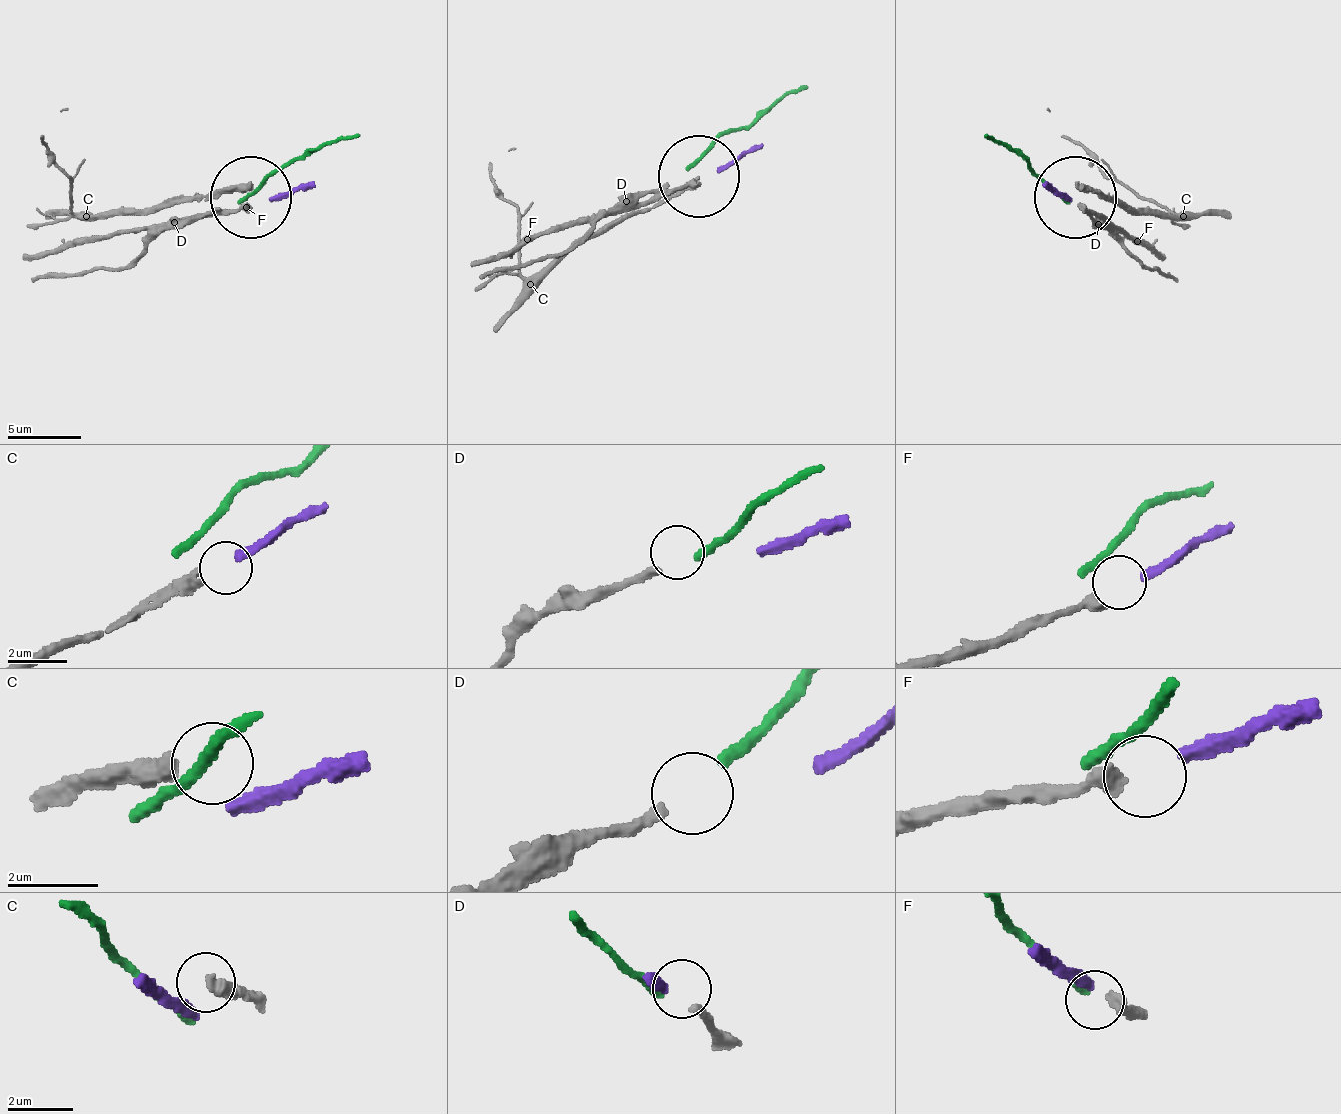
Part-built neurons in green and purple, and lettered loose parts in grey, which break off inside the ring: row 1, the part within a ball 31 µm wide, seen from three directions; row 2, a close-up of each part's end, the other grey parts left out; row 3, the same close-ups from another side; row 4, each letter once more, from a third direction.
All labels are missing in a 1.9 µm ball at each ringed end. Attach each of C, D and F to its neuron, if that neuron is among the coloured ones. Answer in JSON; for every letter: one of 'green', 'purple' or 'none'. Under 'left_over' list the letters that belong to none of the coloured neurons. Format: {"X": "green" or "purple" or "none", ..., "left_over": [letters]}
{"C": "none", "D": "green", "F": "purple", "left_over": ["C"]}

